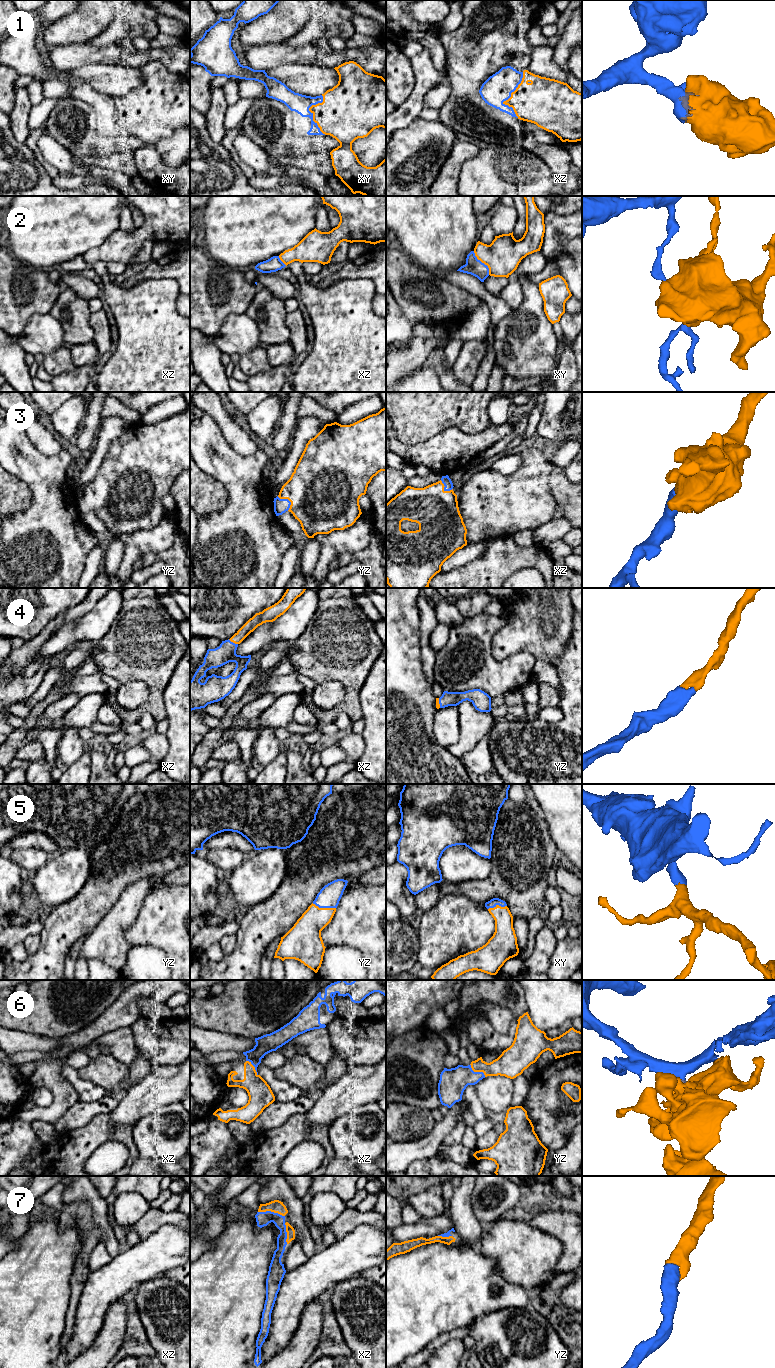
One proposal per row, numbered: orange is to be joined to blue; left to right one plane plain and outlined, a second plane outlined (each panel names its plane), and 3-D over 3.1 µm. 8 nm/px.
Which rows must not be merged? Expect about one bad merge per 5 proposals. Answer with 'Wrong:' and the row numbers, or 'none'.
Wrong: 2

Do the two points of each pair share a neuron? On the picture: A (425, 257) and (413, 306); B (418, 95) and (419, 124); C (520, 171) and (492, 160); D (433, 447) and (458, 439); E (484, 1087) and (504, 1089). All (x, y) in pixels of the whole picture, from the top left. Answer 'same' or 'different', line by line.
A: different
B: different
C: same
D: same
E: same

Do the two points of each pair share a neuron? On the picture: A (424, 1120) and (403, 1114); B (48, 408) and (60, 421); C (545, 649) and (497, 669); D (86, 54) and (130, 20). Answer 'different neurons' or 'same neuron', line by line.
A: same neuron
B: different neurons
C: different neurons
D: different neurons

